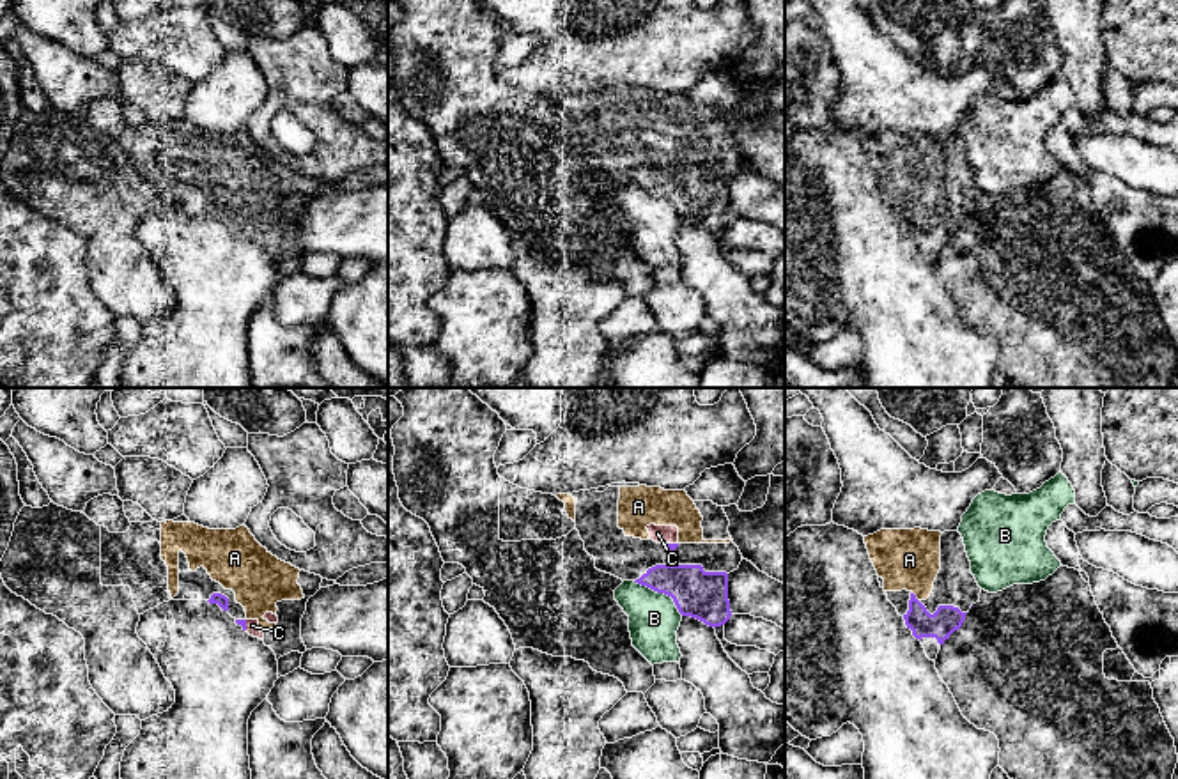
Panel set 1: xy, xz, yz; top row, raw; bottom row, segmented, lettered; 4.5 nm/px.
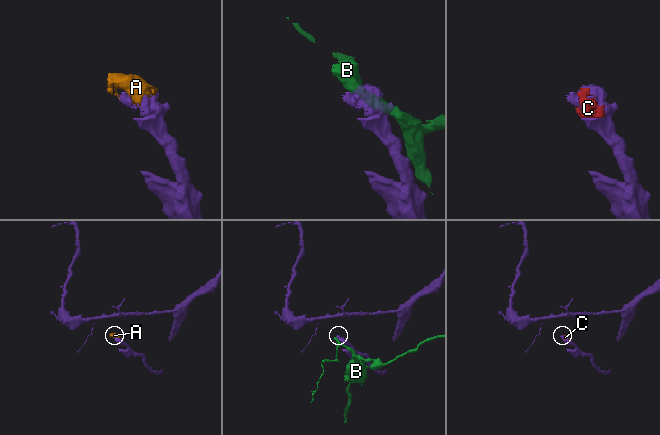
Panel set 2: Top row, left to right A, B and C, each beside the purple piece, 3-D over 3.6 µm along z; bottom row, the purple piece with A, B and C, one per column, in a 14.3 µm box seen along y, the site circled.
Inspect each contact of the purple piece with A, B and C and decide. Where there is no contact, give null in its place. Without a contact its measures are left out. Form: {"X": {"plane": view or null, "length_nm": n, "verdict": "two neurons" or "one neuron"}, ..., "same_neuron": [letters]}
{"A": {"plane": "yz", "length_nm": 50, "verdict": "one neuron"}, "B": {"plane": "xz", "length_nm": 280, "verdict": "two neurons"}, "C": {"plane": "xz", "length_nm": 70, "verdict": "one neuron"}, "same_neuron": ["A", "C"]}

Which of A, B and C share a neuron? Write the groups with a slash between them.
A C / B

